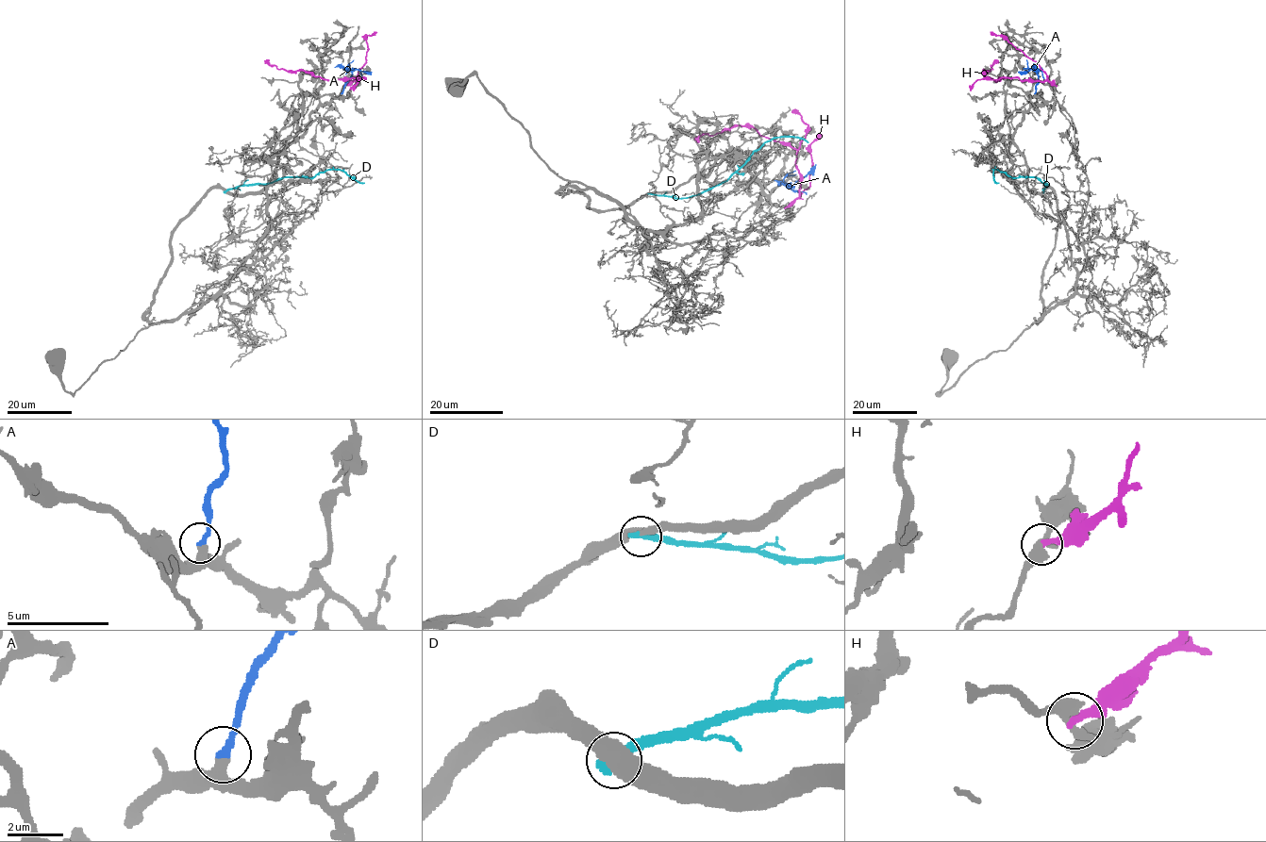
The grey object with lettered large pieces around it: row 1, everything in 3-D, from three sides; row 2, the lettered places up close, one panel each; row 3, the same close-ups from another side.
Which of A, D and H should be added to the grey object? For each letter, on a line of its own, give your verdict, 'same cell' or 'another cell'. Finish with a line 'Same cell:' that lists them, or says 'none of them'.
A: same cell
D: another cell
H: another cell
Same cell: A

